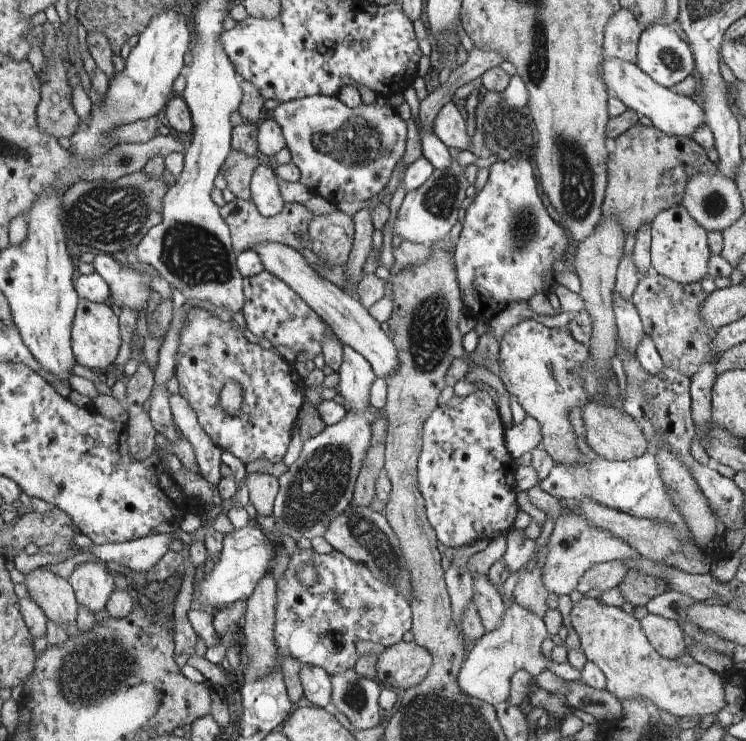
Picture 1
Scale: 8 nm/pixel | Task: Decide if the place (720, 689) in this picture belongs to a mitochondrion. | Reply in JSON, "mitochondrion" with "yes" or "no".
{"mitochondrion":"no"}

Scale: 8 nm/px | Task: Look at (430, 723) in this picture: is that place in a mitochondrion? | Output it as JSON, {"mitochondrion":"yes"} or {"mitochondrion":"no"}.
{"mitochondrion":"yes"}

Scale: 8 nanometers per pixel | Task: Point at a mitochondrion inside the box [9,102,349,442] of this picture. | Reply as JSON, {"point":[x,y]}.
{"point":[104,214]}

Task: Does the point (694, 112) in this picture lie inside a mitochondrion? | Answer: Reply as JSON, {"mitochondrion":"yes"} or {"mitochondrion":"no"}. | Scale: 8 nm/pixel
{"mitochondrion":"no"}

